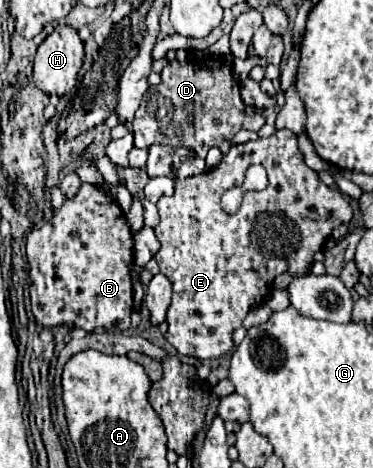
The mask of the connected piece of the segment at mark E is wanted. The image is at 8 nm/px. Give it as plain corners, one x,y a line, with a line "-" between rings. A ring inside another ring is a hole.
277,130
269,138
259,138
247,144
233,144
219,166
205,170
203,174
191,178
175,180
175,194
171,198
163,196
157,202
161,216
159,226
155,228
161,250
155,254
155,260
161,268
161,274
173,284
173,302
167,312
167,340
183,356
193,358
219,358
233,348
231,334
241,326
241,320
247,312
261,304
265,296
271,294
271,284
277,274
291,272
303,276
311,264
313,254
329,240
333,228
347,224
353,216
351,206
345,202
343,194
335,188
321,184
315,170
311,170
297,146
297,136
291,130
-
251,164
263,164
267,170
269,184
265,190
247,190
243,194
243,204
235,214
227,214
221,208
221,196
233,188
241,186
245,172

